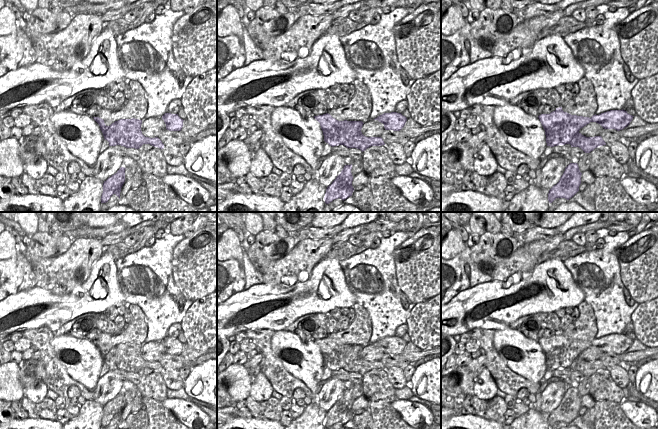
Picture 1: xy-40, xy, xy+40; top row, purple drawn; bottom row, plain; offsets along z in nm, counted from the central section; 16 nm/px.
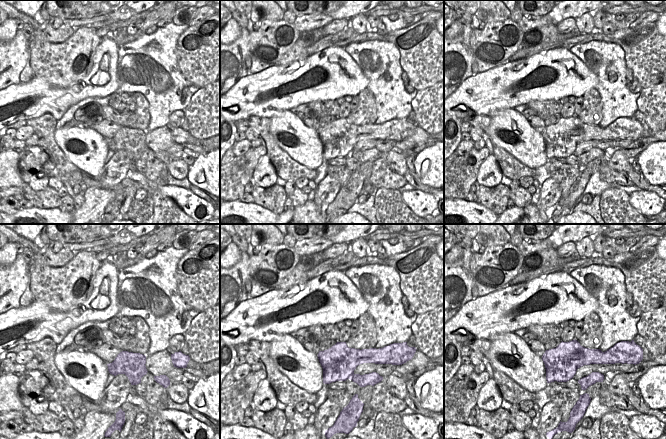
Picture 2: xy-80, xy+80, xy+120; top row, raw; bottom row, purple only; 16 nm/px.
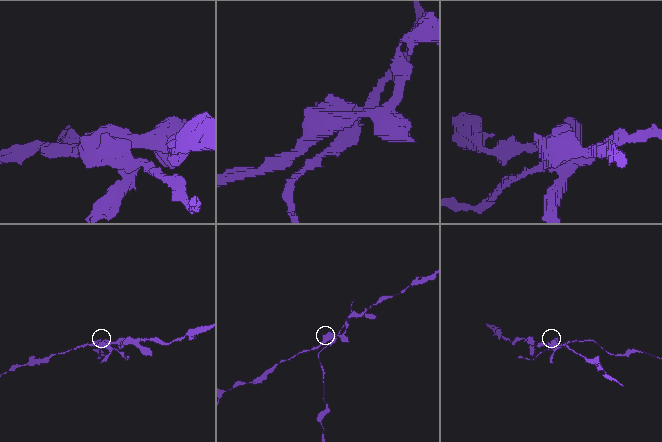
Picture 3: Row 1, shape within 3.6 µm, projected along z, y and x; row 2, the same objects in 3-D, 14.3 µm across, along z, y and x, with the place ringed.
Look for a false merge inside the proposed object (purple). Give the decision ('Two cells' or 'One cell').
Two cells.

